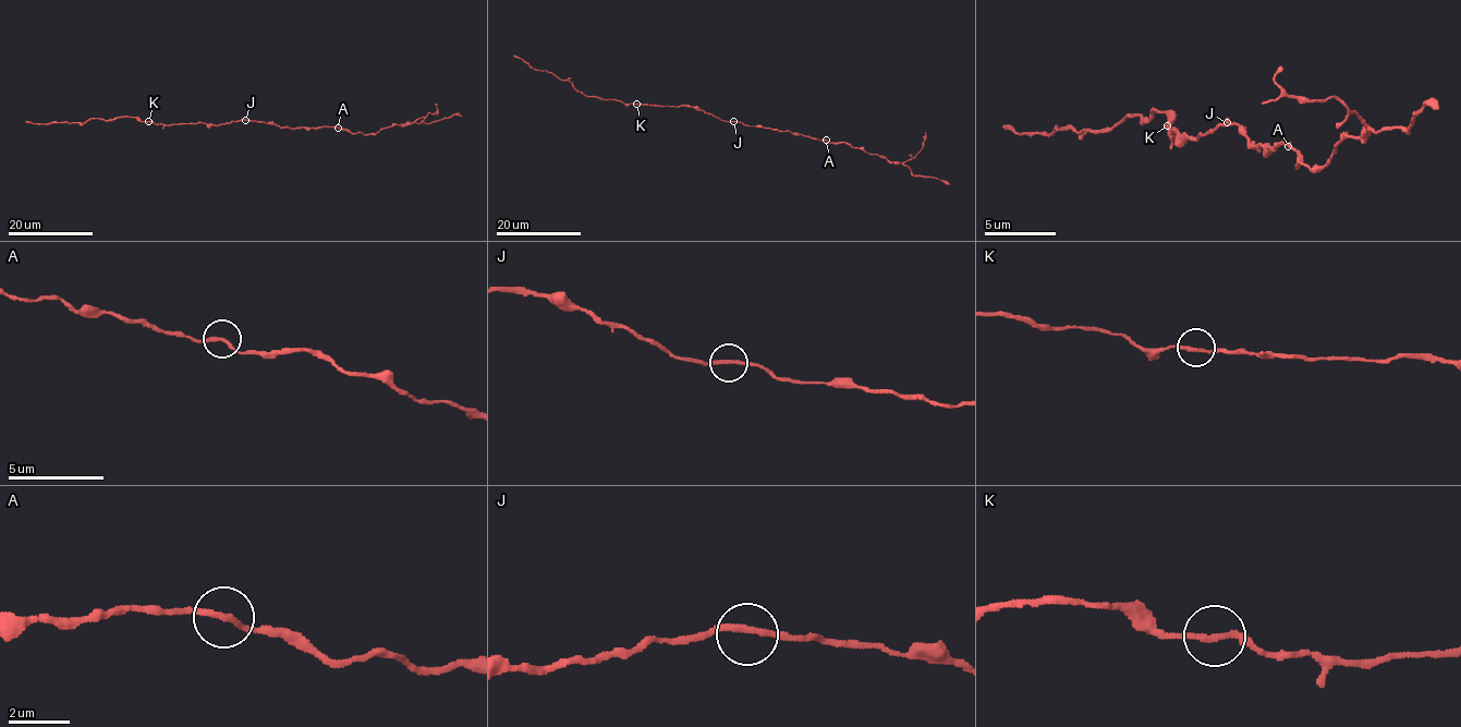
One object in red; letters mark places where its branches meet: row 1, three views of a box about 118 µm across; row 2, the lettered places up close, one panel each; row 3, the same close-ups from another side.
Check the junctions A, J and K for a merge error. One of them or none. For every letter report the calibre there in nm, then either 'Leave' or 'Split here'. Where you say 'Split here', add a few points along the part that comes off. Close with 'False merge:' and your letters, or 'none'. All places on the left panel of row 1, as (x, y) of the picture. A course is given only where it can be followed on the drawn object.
A: Thickness 190 nm. Split here. Course of the part to remove: (338, 128), (352, 133), (374, 134), (396, 124), (427, 123), (453, 114), (462, 116)
J: Thickness 200 nm. Leave
K: Thickness 180 nm. Leave
False merge: A

